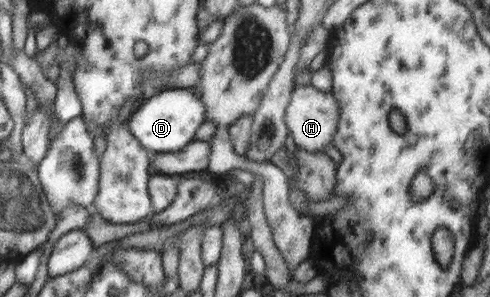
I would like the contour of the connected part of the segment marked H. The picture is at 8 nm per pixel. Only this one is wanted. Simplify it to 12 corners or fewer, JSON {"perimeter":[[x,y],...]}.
{"perimeter":[[298,86],[283,116],[288,140],[324,152],[338,125],[331,92]]}

